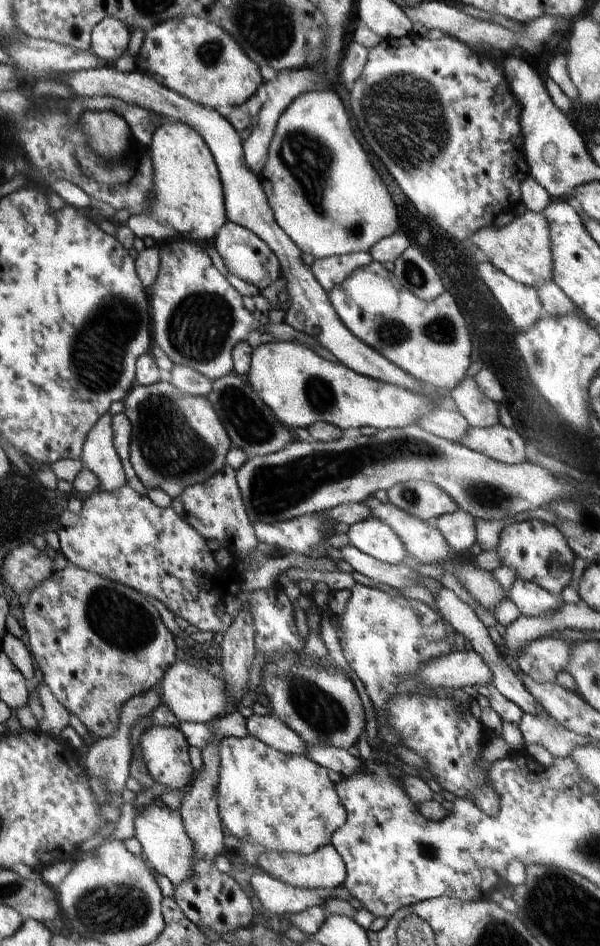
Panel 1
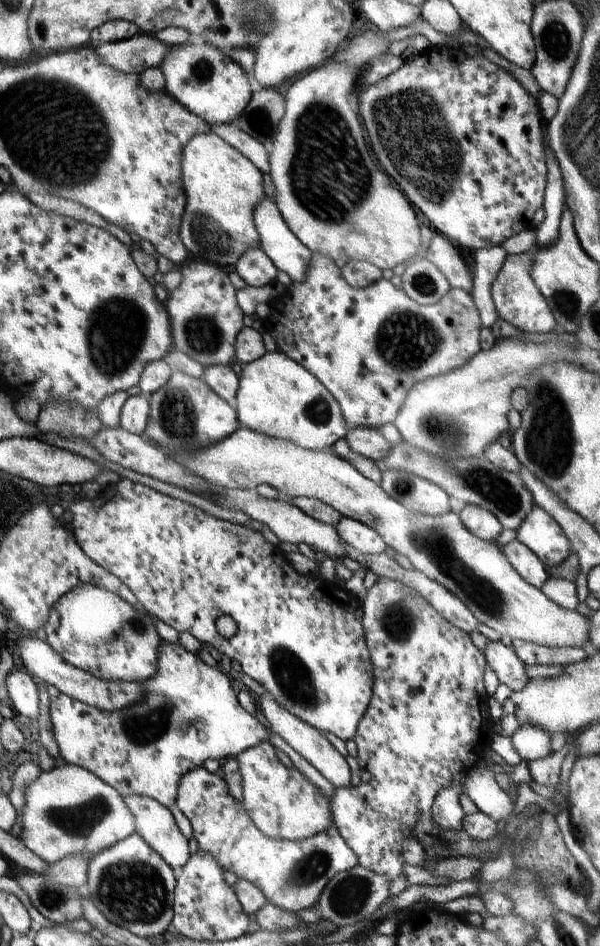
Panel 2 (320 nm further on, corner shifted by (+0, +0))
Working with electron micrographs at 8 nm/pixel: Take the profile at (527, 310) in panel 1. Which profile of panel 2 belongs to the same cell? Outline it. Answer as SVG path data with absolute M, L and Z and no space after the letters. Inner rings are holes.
M531 253L507 255L496 280L492 283L493 298L499 318L510 322L514 328L530 334L546 334L559 330L554 314L542 296L531 275L533 256Z

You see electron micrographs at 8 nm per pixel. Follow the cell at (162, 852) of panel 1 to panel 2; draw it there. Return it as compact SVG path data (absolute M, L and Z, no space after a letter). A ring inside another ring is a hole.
M123 797L134 815L136 833L175 871L190 858L189 840L180 832L169 808L150 797Z

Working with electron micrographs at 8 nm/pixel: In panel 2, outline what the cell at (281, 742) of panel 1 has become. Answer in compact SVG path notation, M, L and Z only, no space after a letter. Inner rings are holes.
M162 641L157 659L157 671L142 682L144 696L136 704L106 712L59 692L58 696L51 698L49 712L52 731L64 762L89 770L117 790L120 796L150 797L170 808L176 802L182 776L202 767L204 761L222 762L225 758L237 757L251 746L268 741L272 730L265 728L238 703L229 674L210 667L196 652L177 643Z

